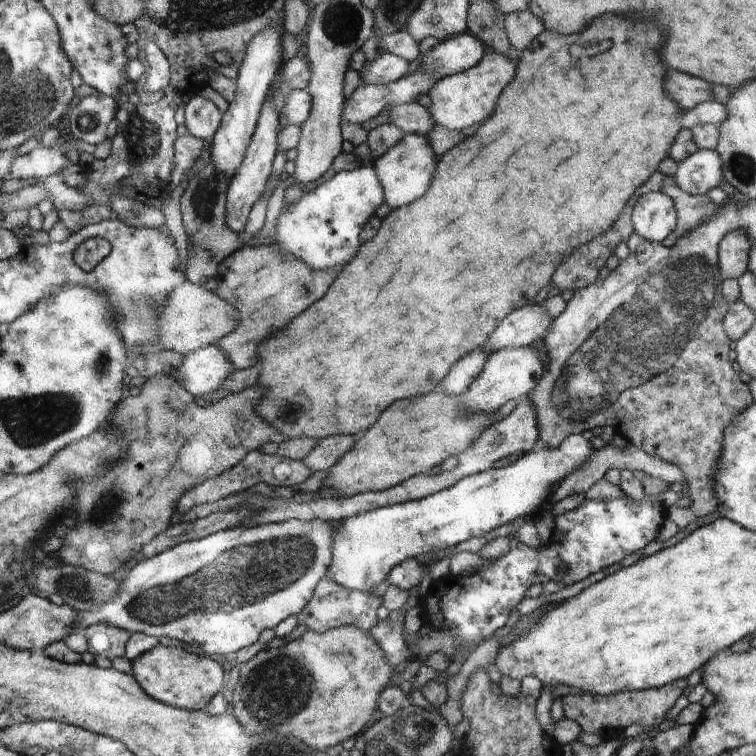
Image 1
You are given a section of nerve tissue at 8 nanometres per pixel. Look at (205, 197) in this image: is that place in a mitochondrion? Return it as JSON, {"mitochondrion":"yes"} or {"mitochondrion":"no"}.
{"mitochondrion":"yes"}

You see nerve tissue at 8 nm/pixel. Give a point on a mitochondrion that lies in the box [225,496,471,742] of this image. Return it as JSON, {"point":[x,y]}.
{"point":[283,682]}

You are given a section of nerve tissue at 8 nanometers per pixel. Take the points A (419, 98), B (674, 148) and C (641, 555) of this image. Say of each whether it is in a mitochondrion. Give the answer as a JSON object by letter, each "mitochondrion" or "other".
{"A":"other","B":"other","C":"other"}

